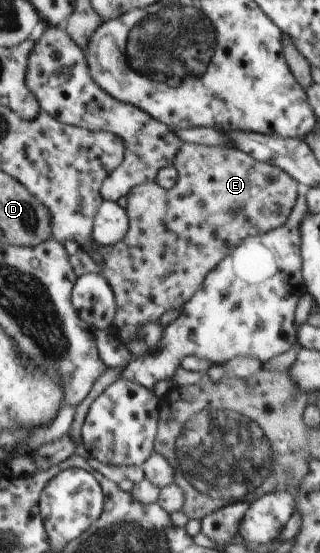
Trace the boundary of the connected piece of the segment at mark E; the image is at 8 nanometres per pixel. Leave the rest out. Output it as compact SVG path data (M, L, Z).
M183 143L175 155L173 167L178 173L178 179L171 189L162 189L156 182L146 182L127 193L129 228L121 241L114 245L100 245L97 241L91 241L82 248L97 263L98 273L109 283L114 293L116 315L111 330L123 344L133 339L139 325L145 325L147 321L158 321L163 313L171 309L182 309L202 289L205 277L243 239L285 225L298 197L299 184L285 171L269 163L256 161L247 153L225 145L212 147Z

